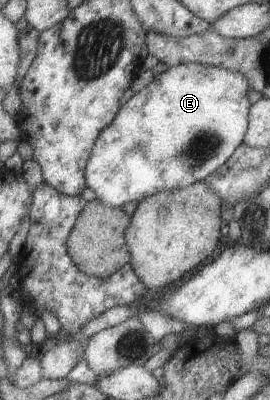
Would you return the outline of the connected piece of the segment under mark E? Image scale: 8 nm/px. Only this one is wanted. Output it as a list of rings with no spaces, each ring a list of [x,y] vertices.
[[[194,62],[169,66],[122,103],[112,121],[100,131],[84,170],[85,185],[104,205],[120,208],[128,201],[139,202],[156,192],[202,181],[243,142],[250,107],[248,92],[248,83],[240,73]]]

